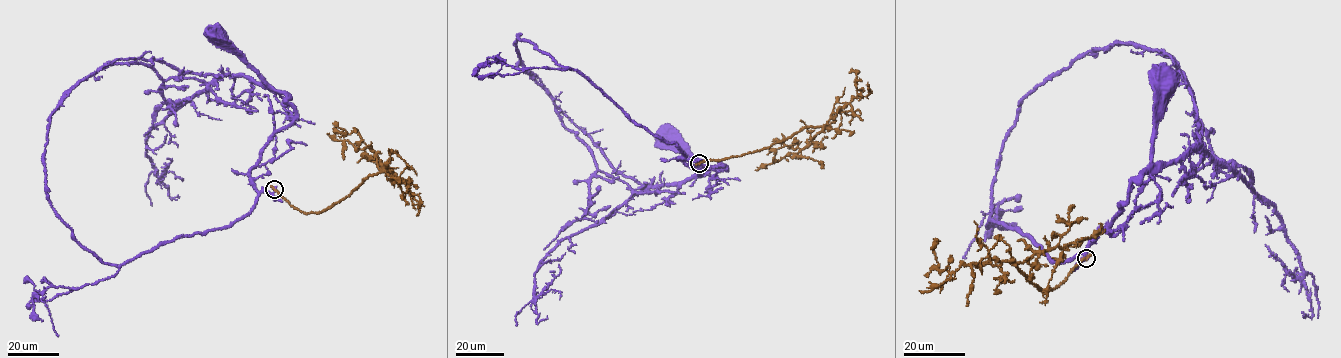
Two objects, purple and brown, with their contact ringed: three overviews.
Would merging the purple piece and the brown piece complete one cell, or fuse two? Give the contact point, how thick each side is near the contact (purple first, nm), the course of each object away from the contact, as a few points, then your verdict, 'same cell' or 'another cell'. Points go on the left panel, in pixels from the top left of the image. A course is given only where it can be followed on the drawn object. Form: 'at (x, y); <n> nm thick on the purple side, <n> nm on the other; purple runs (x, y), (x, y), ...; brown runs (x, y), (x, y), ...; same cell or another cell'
at (274, 189); 500 nm thick on the purple side, 440 nm on the other; purple runs (274, 189), (259, 191), (251, 169), (271, 136), (293, 121), (295, 110), (217, 36); brown runs (274, 189), (291, 206), (317, 213), (384, 171), (368, 147), (334, 139), (336, 126); another cell

